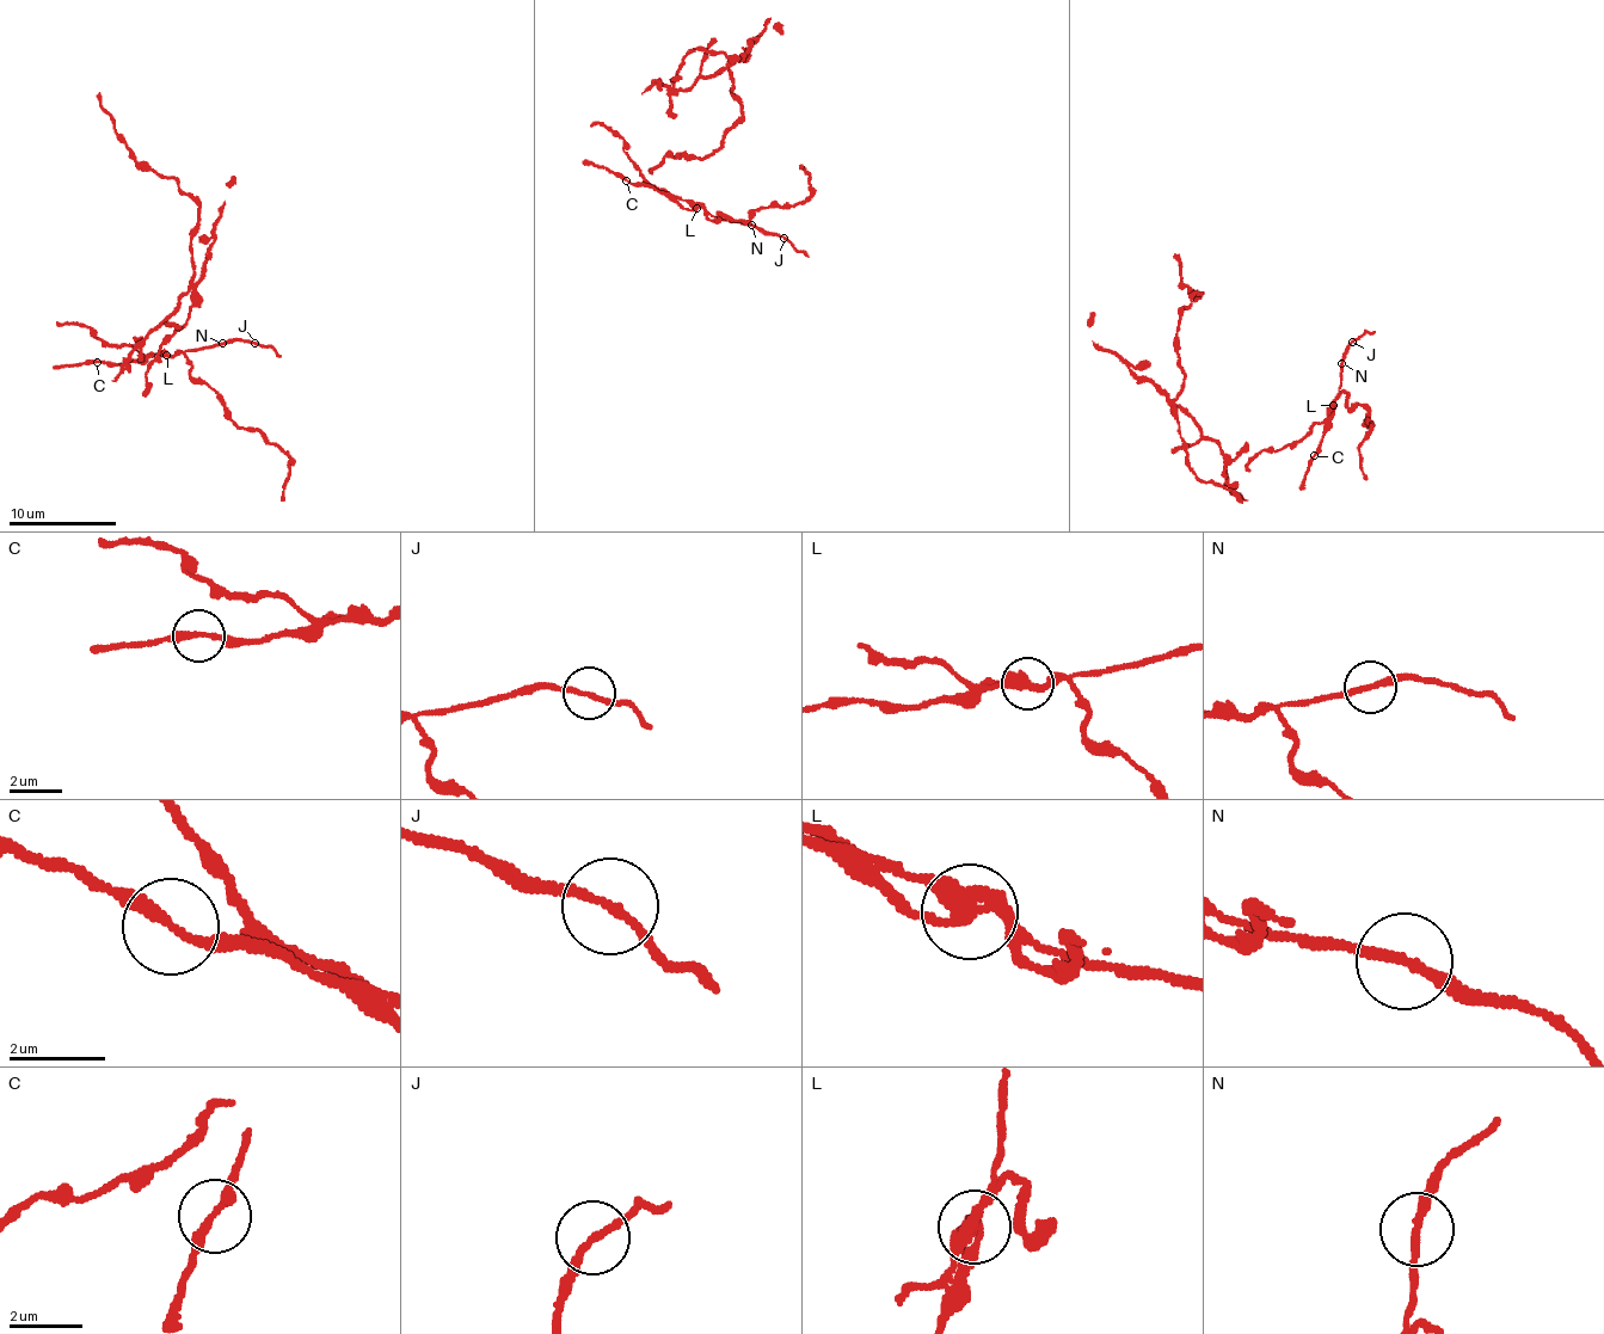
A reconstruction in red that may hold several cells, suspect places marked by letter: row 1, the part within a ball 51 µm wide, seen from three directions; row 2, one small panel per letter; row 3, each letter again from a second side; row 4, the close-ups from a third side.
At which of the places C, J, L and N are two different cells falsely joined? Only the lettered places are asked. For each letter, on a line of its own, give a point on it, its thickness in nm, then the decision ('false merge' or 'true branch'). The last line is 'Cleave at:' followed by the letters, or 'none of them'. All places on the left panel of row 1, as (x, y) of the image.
C: (97, 362) | 200 nm | true branch
J: (254, 343) | 180 nm | true branch
L: (166, 355) | 360 nm | false merge
N: (222, 343) | 220 nm | true branch
Cleave at: L

